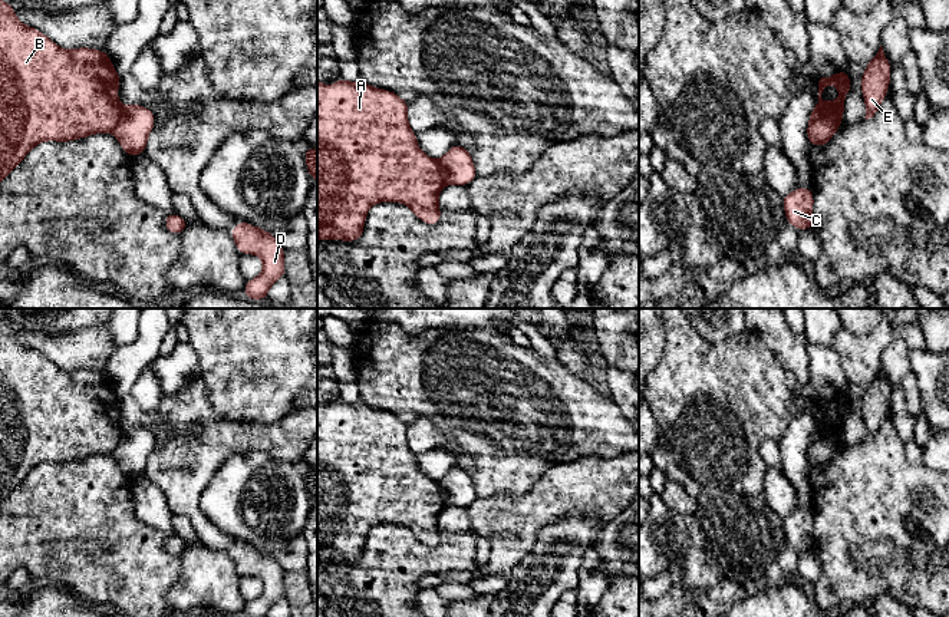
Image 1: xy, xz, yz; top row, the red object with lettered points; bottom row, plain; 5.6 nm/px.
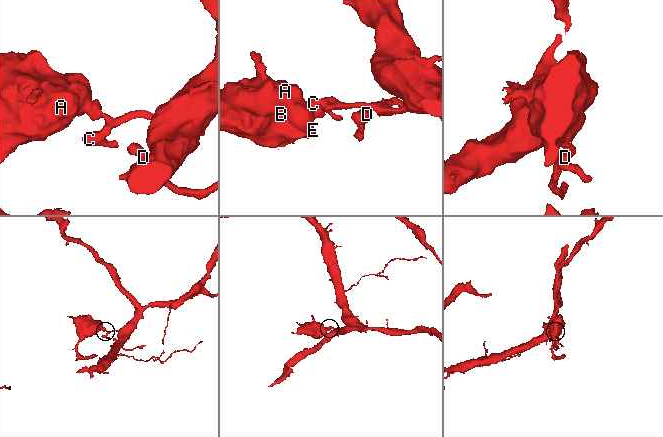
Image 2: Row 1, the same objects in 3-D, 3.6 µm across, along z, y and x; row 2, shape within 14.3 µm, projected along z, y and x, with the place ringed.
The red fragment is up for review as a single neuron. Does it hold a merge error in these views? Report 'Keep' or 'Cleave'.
Cleave

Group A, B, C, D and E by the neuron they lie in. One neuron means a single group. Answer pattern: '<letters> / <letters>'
A B E / C D

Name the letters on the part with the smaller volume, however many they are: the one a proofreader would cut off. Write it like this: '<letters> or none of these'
A, B, E

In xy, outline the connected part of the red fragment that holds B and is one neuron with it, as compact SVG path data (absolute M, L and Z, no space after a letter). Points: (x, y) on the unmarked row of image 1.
M0 320L0 504L43 462L67 463L112 453L122 436L116 412L121 399L103 372L65 372L34 349L16 339L11 326Z

